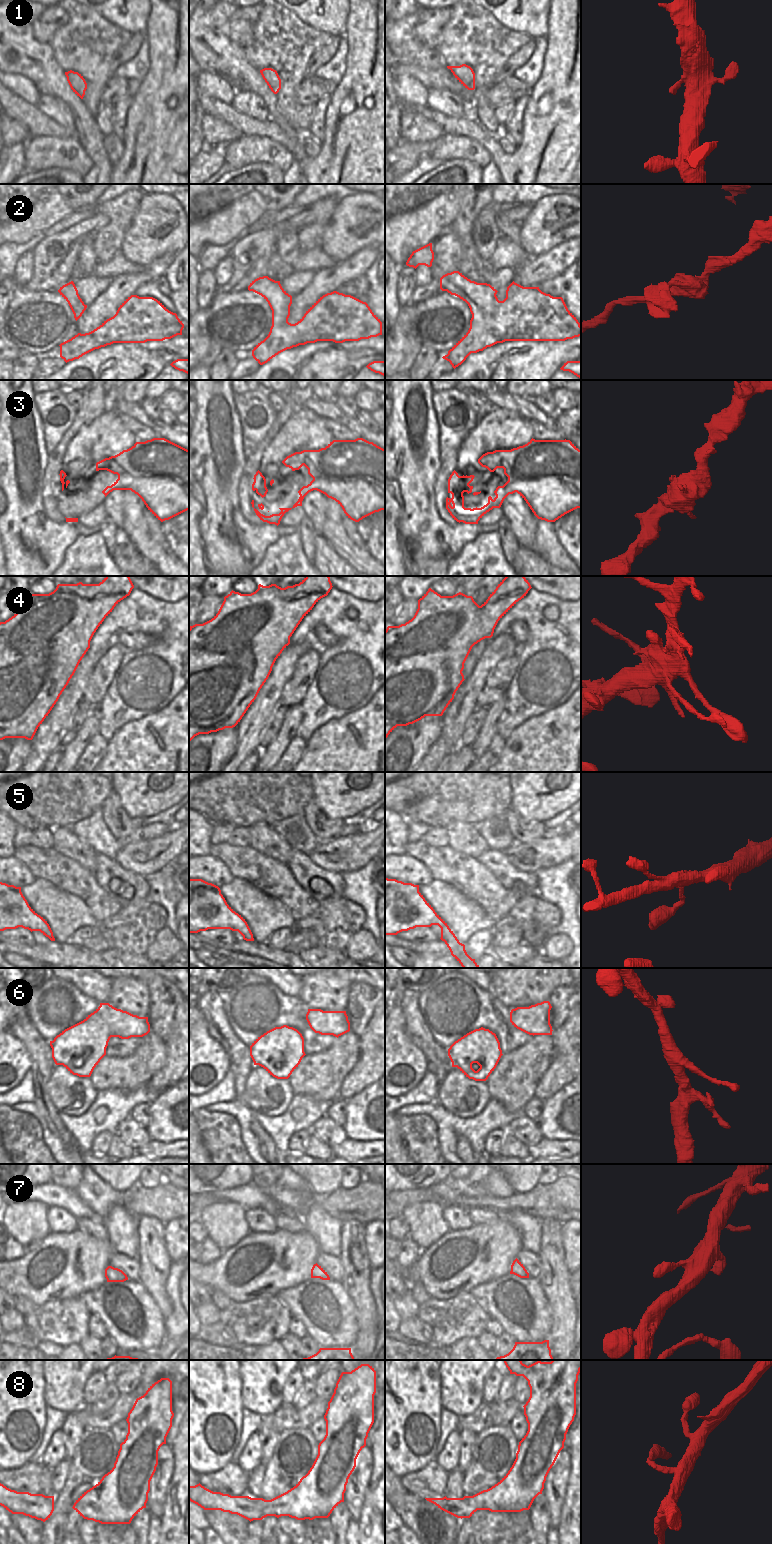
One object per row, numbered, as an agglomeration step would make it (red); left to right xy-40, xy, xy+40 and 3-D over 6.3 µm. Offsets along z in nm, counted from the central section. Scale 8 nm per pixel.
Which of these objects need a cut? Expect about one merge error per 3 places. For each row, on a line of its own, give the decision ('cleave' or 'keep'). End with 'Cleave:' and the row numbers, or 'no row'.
1: keep
2: keep
3: keep
4: keep
5: keep
6: keep
7: keep
8: keep
Cleave: no row

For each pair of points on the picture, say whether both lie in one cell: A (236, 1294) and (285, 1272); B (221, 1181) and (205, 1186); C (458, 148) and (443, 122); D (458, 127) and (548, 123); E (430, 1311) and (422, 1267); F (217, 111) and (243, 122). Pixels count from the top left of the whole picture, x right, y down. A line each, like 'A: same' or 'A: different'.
A: same
B: same
C: different
D: same
E: different
F: same

